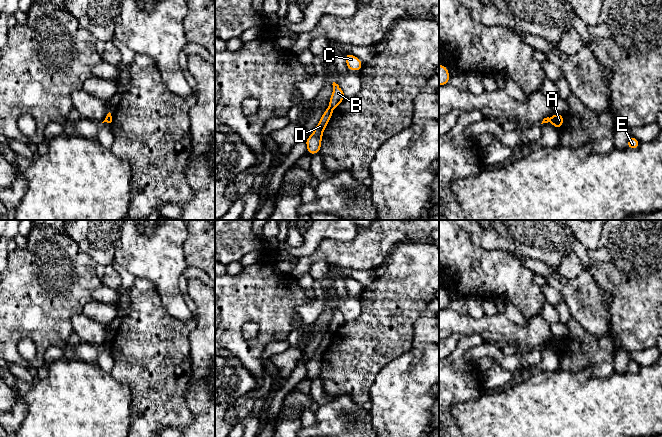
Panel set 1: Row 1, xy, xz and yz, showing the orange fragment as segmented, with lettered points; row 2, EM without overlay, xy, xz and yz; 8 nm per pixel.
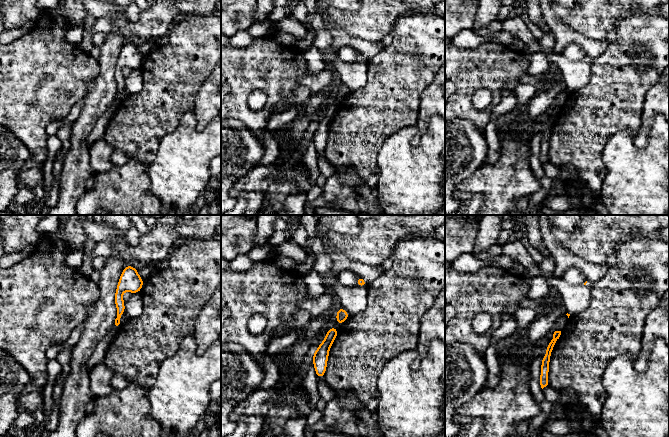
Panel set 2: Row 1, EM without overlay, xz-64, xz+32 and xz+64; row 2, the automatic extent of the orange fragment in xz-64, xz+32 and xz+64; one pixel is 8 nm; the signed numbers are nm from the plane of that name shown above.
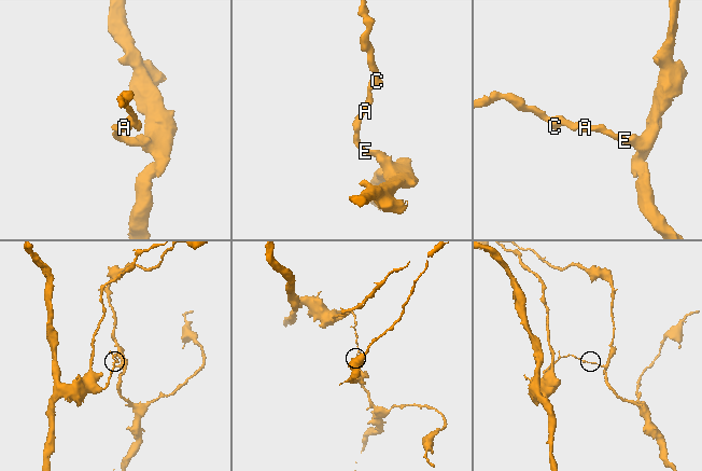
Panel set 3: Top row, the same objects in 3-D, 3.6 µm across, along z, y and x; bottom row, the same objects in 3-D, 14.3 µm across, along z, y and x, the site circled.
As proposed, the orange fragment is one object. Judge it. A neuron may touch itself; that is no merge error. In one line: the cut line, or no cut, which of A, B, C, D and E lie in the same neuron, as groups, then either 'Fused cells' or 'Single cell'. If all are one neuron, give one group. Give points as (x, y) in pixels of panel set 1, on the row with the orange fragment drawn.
Split along xz (329, 107), (331, 110). Groups: A D E / B C. Fused cells

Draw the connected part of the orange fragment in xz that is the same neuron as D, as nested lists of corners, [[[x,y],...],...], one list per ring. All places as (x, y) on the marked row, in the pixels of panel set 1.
[[[327,108],[323,115],[315,127],[313,133],[310,135],[309,138],[305,140],[305,143],[307,145],[307,152],[312,156],[321,150],[321,140],[323,137],[323,131],[327,127],[327,124],[329,123],[331,117],[333,115],[333,112],[330,108]]]

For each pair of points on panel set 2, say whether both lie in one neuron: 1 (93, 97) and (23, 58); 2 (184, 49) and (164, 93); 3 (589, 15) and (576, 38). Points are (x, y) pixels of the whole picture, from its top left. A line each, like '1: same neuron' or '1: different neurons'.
1: different neurons
2: same neuron
3: different neurons

